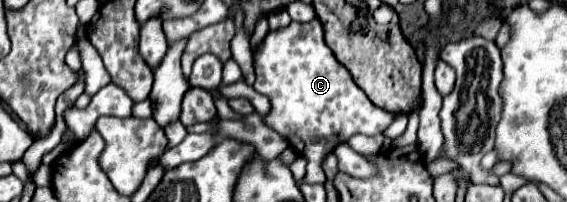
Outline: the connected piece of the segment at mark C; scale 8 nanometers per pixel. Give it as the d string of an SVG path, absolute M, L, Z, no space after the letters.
M315 18L307 24L293 22L287 28L269 32L267 38L255 50L253 60L255 60L255 74L257 74L253 88L257 92L265 94L273 106L271 112L267 116L263 116L263 120L273 130L277 130L283 138L287 138L297 154L303 154L307 158L307 174L303 176L299 186L303 182L305 184L323 184L325 172L321 168L321 162L329 152L333 152L339 144L347 142L349 136L353 136L353 134L365 134L365 136L383 134L383 130L395 118L391 112L385 112L385 110L373 106L373 102L365 96L365 92L353 82L349 70L341 62L337 62L331 48L323 40L323 30L321 30L319 18Z

